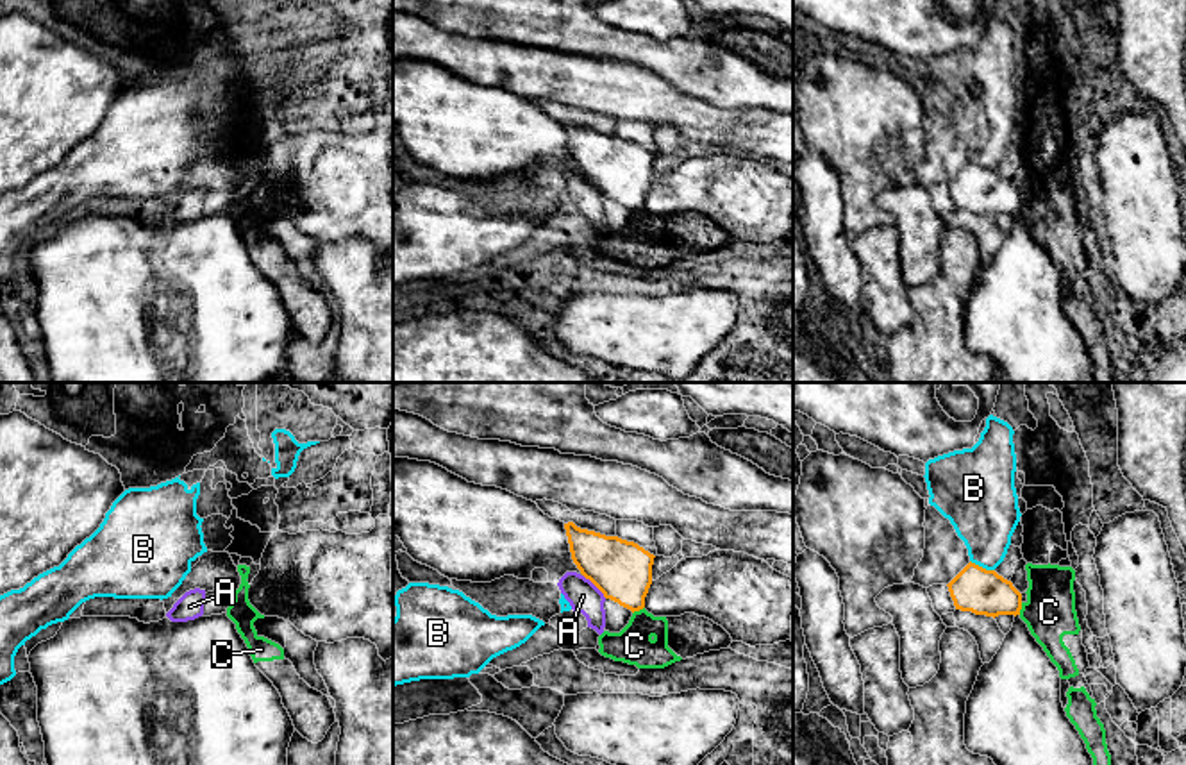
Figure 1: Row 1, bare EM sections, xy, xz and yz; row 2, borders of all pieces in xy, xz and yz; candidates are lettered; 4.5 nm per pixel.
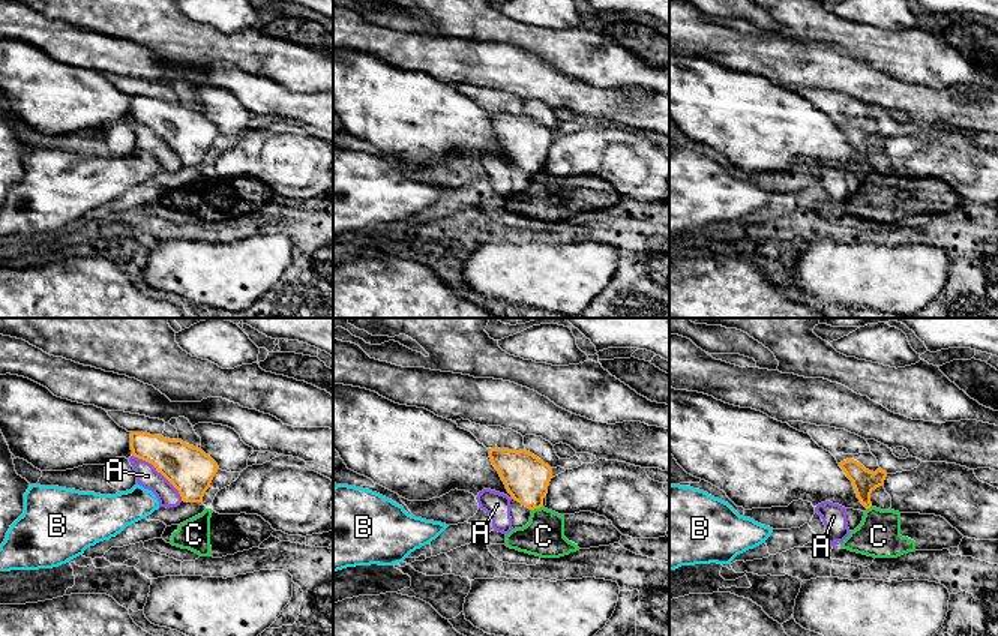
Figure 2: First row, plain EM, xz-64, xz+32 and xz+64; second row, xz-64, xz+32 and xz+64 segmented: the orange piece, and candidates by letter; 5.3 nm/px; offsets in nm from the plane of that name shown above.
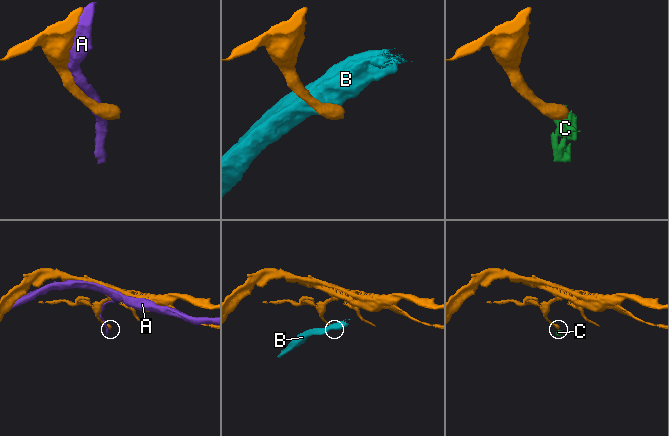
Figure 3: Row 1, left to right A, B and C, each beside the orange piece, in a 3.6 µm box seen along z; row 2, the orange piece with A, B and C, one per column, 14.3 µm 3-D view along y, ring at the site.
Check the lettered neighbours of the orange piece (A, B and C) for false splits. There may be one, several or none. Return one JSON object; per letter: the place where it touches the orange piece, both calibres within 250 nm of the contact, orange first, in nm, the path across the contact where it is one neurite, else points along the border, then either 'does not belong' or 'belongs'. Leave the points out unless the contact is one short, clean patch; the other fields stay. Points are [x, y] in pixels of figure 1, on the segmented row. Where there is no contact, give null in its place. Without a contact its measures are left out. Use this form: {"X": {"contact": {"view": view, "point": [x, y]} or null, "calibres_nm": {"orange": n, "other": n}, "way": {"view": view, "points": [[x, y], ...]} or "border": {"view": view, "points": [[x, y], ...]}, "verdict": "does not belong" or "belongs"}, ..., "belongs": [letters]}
{"A": {"contact": {"view": "xz", "point": [595, 585]}, "calibres_nm": {"orange": 280, "other": 140}, "verdict": "does not belong"}, "B": {"contact": {"view": "yz", "point": [981, 567]}, "calibres_nm": {"orange": 200, "other": 300}, "border": {"view": "yz", "points": [[970, 560], [993, 571]]}, "verdict": "does not belong"}, "C": {"contact": {"view": "xz", "point": [638, 610]}, "calibres_nm": {"orange": 280, "other": 170}, "border": {"view": "xz", "points": [[643, 606], [633, 613]]}, "verdict": "does not belong"}, "belongs": []}

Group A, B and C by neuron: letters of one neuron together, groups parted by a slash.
A / B / C

